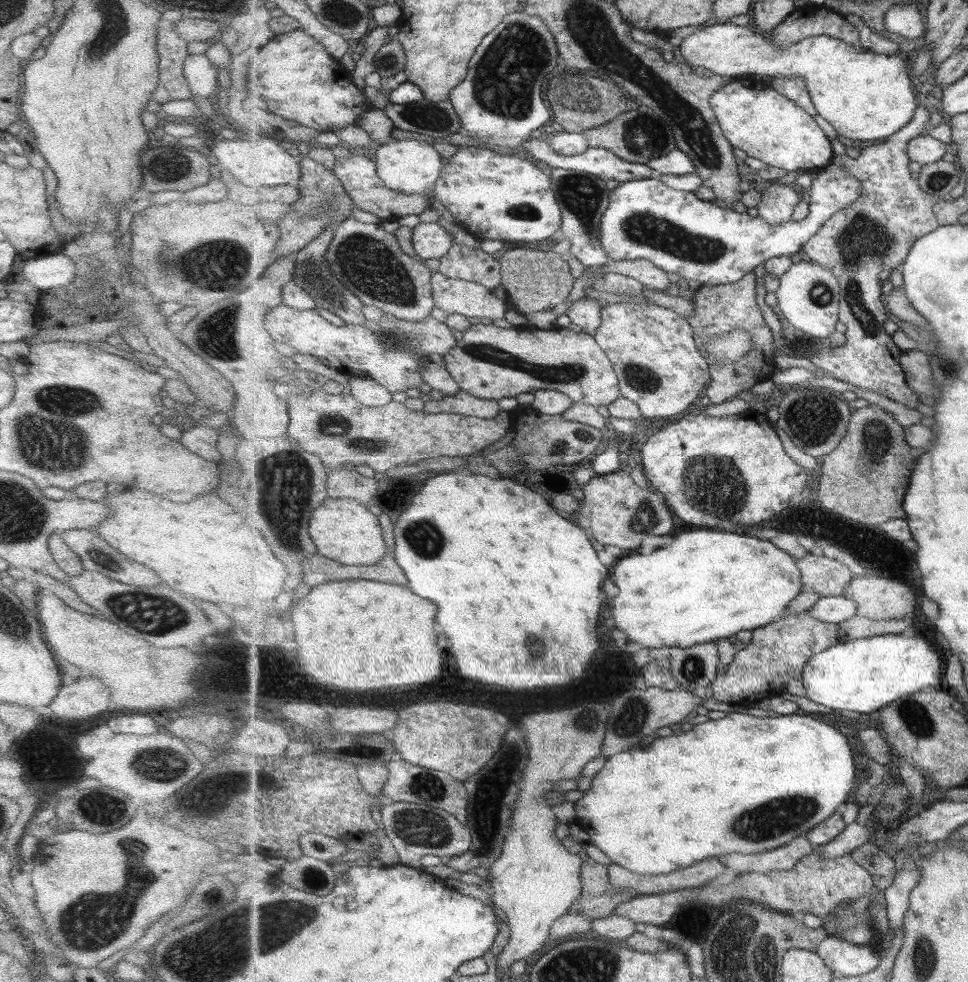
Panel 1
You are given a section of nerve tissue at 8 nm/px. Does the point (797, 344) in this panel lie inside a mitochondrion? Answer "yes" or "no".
no

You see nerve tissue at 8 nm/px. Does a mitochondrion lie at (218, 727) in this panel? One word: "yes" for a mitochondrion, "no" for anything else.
no

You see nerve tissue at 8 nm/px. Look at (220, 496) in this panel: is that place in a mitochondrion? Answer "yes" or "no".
no

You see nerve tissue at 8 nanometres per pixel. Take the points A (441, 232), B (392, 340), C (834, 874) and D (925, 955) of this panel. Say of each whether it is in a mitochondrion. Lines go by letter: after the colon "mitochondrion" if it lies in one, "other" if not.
A: other
B: mitochondrion
C: other
D: mitochondrion

